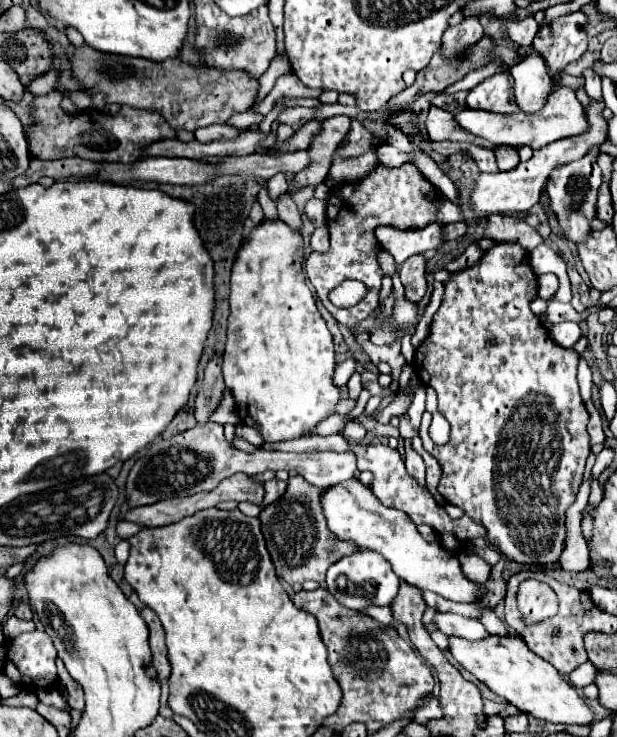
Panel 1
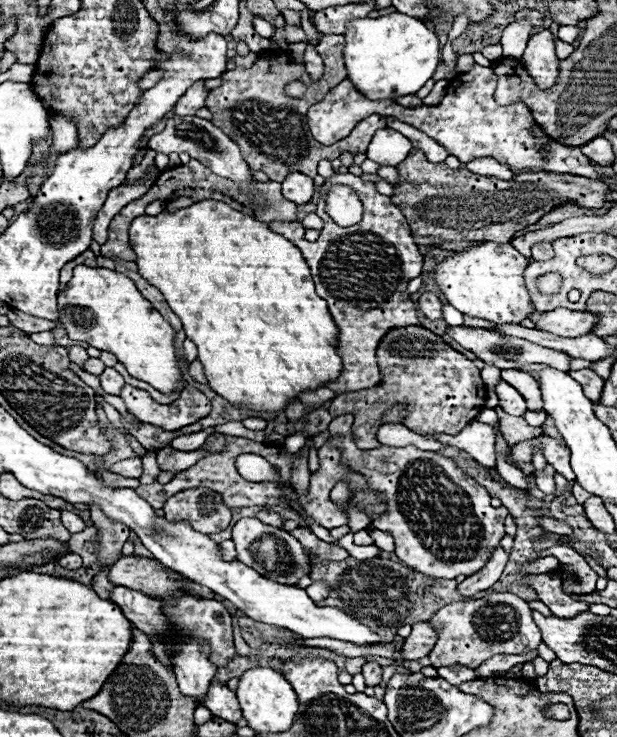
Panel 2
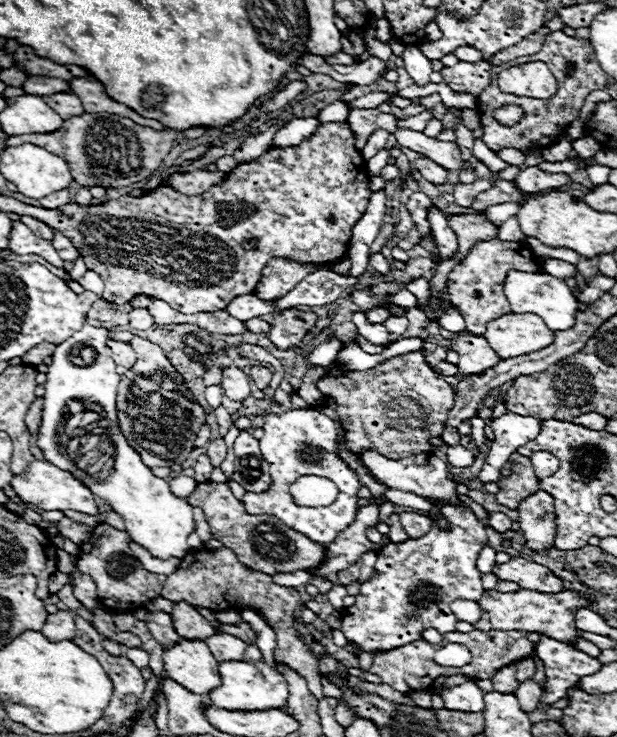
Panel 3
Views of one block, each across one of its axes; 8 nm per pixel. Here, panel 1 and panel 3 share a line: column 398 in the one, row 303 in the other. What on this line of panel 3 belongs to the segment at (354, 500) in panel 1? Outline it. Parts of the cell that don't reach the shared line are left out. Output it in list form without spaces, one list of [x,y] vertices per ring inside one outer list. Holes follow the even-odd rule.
[[[510,272],[504,282],[504,294],[512,306],[512,312],[536,314],[554,332],[568,330],[576,324],[578,300],[562,278],[554,278],[544,272]]]

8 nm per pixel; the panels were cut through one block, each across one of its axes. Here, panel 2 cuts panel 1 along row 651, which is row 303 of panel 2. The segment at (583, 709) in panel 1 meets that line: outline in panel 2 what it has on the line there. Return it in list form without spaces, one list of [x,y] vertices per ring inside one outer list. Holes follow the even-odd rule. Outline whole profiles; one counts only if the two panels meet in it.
[[[482,242],[464,252],[450,250],[448,256],[436,264],[432,274],[448,304],[462,314],[484,318],[496,324],[518,324],[522,318],[528,318],[534,312],[524,286],[524,266],[528,266],[528,260],[510,244]]]

